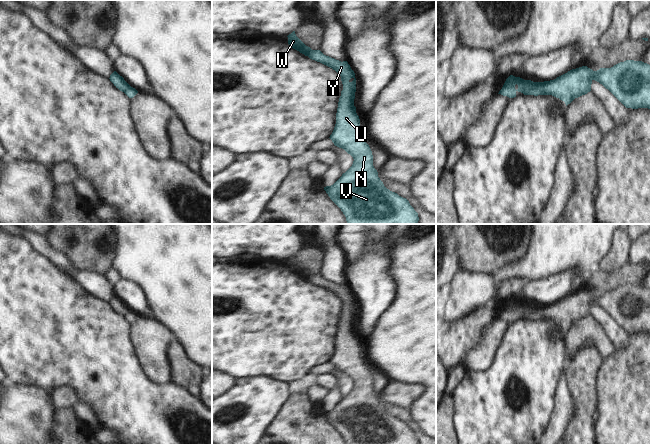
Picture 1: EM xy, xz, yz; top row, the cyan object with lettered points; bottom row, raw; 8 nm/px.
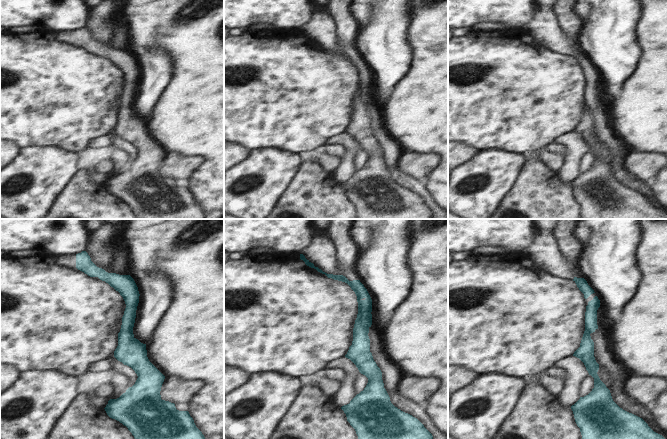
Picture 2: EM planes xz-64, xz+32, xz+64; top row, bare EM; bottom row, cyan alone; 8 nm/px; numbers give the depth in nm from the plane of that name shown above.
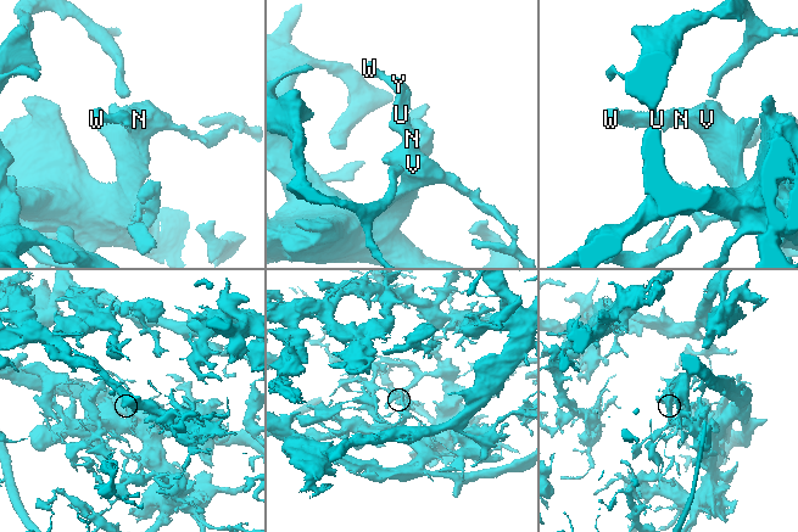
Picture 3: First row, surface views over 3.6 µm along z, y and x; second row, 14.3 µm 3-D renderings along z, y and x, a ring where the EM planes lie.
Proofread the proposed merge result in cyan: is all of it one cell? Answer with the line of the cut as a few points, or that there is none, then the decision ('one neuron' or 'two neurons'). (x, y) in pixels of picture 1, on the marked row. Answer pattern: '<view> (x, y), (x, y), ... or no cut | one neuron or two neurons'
no cut | one neuron

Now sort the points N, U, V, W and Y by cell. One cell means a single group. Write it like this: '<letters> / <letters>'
N U V W Y

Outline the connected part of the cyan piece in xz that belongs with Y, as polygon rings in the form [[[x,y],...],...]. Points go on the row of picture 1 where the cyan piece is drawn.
[[[295,31],[287,37],[291,48],[332,68],[341,76],[343,90],[338,102],[336,124],[329,138],[335,146],[350,154],[354,161],[333,185],[324,187],[330,199],[341,209],[348,224],[418,224],[418,213],[409,201],[387,189],[373,166],[372,151],[360,132],[360,119],[354,106],[356,78],[348,62],[326,56],[320,50],[312,50],[296,36]]]

